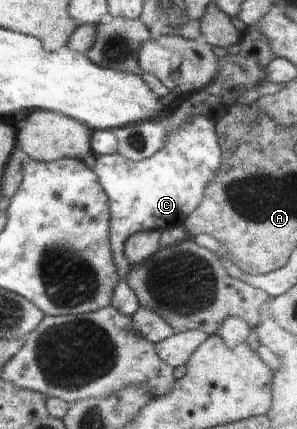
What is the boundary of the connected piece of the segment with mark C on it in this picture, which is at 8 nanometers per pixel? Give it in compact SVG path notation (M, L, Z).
M197 115L181 131L166 137L165 145L157 153L141 161L131 161L117 153L95 155L96 162L91 171L97 175L97 181L107 195L109 247L119 275L119 283L113 289L110 305L117 307L127 317L132 317L140 304L127 281L130 267L124 255L125 241L135 233L155 229L165 231L182 225L197 209L209 181L213 179L221 163L221 149L215 125L215 121Z

